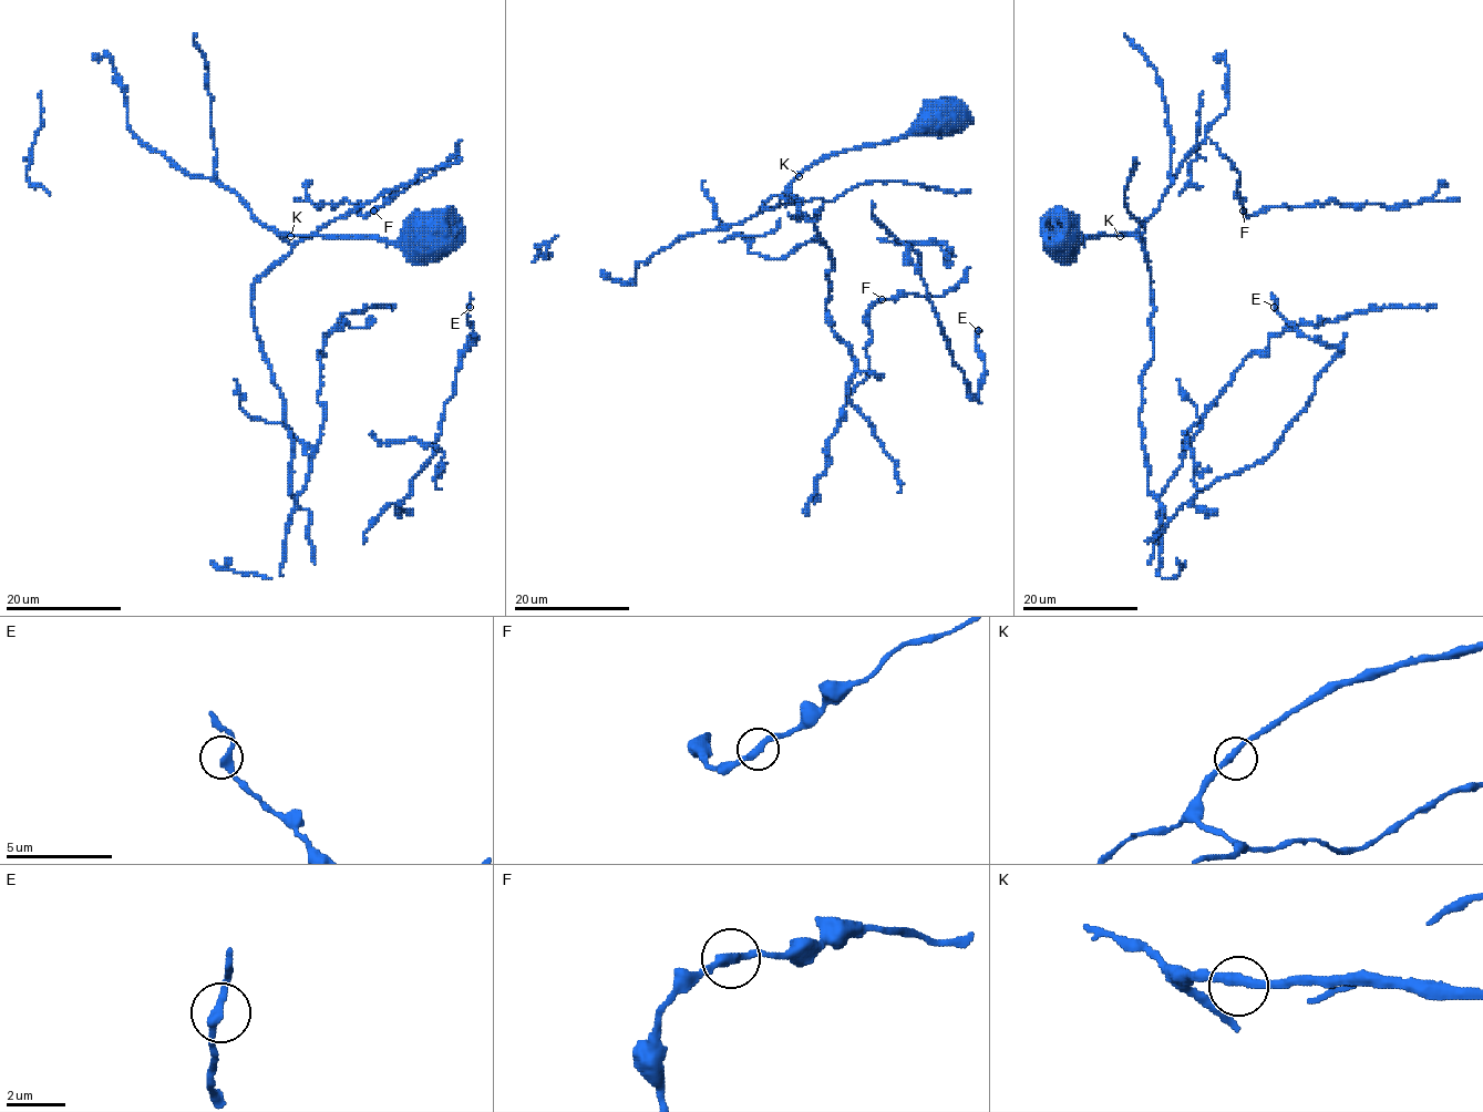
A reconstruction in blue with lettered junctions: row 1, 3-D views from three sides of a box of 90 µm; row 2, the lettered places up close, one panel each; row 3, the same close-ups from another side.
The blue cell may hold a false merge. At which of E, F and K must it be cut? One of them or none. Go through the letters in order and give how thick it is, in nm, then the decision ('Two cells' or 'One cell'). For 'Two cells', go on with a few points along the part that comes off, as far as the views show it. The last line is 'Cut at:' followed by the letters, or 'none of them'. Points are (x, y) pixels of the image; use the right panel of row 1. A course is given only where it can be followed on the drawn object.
E: Thickness 300 nm. One cell
F: Thickness 300 nm. One cell
K: Thickness 300 nm. One cell
Cut at: none of them

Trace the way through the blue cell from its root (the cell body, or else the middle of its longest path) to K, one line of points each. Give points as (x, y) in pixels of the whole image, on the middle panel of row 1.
K: (762, 207), (796, 203), (799, 201), (791, 193), (791, 183), (799, 176)

